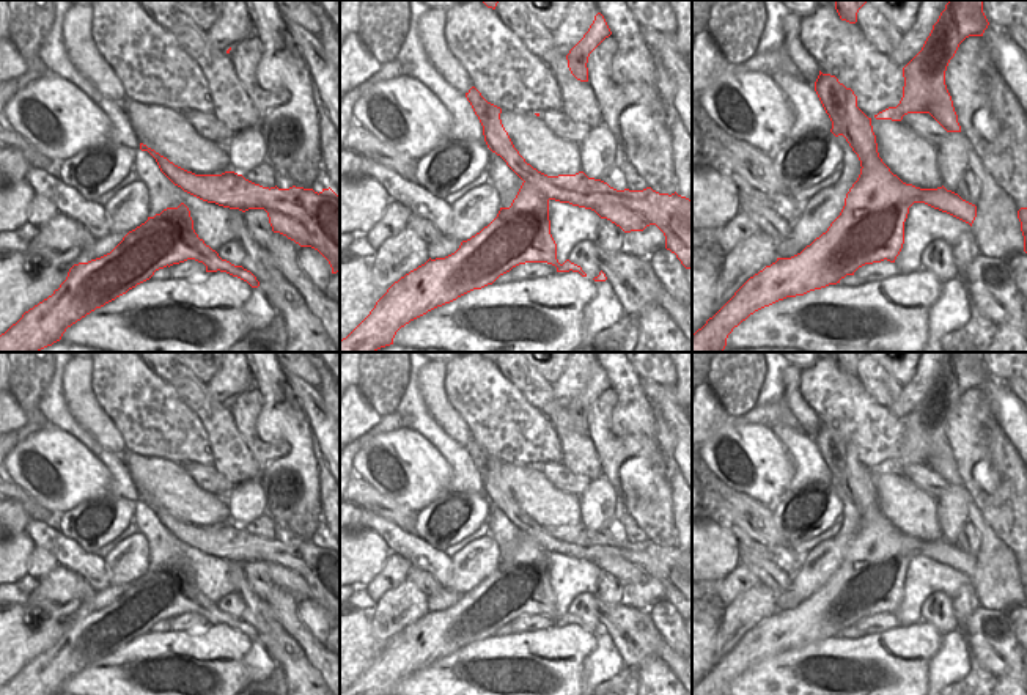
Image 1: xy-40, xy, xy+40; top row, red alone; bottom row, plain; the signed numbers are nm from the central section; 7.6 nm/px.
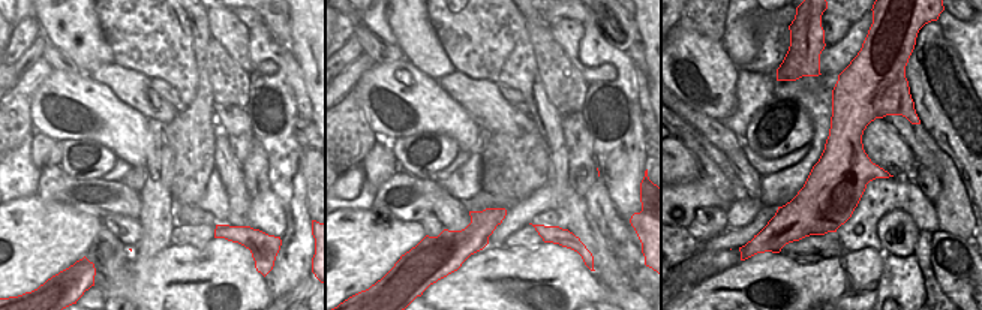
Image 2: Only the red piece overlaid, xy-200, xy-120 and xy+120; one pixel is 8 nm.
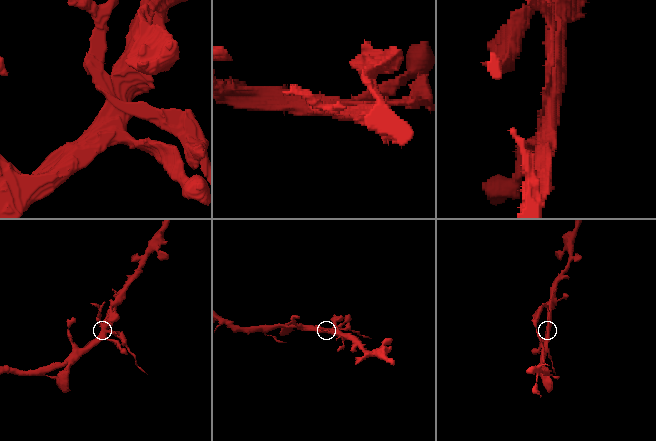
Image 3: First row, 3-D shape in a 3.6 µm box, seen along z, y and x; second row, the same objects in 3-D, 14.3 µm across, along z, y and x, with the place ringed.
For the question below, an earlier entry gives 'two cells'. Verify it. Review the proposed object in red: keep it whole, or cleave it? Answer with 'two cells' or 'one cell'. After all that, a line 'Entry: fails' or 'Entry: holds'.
two cells
Entry: holds

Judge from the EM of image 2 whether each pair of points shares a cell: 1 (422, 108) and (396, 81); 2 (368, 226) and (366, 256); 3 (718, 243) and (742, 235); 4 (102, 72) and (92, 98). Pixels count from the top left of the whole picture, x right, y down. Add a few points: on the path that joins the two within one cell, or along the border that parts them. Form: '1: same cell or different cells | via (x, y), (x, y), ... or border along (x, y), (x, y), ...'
1: same cell | via (414, 104), (399, 89)
2: same cell | via (366, 234), (366, 249)
3: same cell | via (724, 241), (736, 238)
4: different cells | border along (86, 74), (102, 83), (126, 104)

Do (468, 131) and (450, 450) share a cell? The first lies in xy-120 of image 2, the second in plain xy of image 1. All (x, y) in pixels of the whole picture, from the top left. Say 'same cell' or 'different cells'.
different cells

